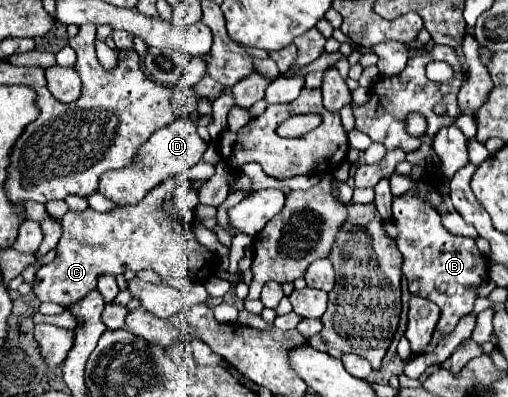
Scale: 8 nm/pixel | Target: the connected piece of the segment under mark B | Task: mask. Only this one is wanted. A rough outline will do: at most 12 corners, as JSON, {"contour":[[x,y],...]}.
{"contour":[[408,190],[392,200],[413,294],[440,302],[428,350],[474,308],[488,258]]}

